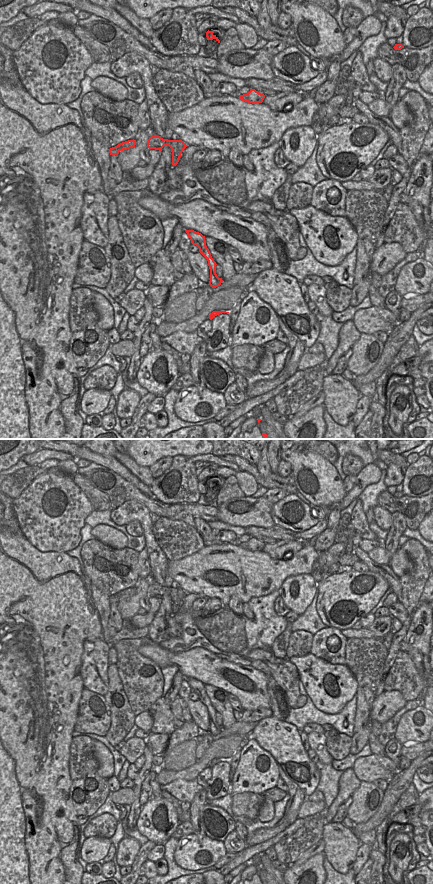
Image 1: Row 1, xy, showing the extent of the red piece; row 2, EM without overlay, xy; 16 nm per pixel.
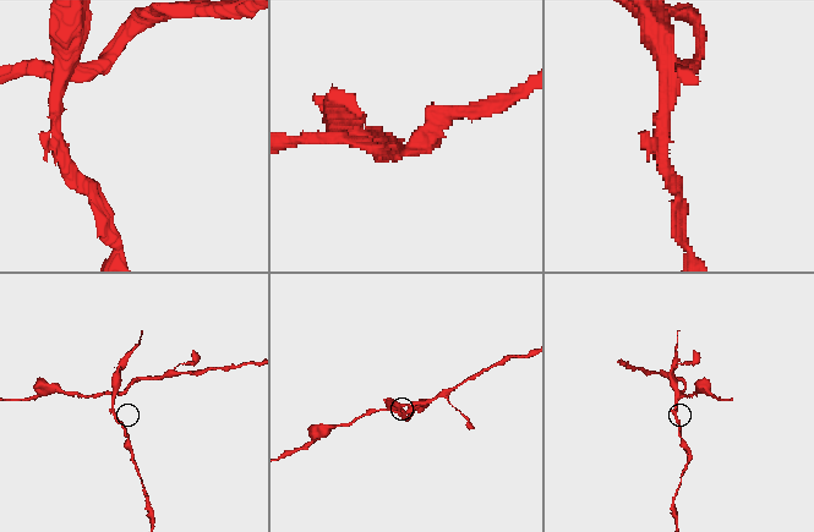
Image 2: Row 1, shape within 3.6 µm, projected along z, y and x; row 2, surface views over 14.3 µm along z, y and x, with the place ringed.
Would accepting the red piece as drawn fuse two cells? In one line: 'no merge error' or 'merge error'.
merge error

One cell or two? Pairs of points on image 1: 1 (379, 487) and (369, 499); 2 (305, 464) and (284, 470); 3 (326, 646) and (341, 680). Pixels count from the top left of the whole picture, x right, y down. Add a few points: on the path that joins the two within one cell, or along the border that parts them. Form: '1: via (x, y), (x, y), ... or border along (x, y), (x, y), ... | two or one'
1: via (376, 490), (370, 496) | one
2: border along (282, 459), (290, 464), (291, 473) | two
3: border along (313, 654), (330, 663), (344, 665) | two

